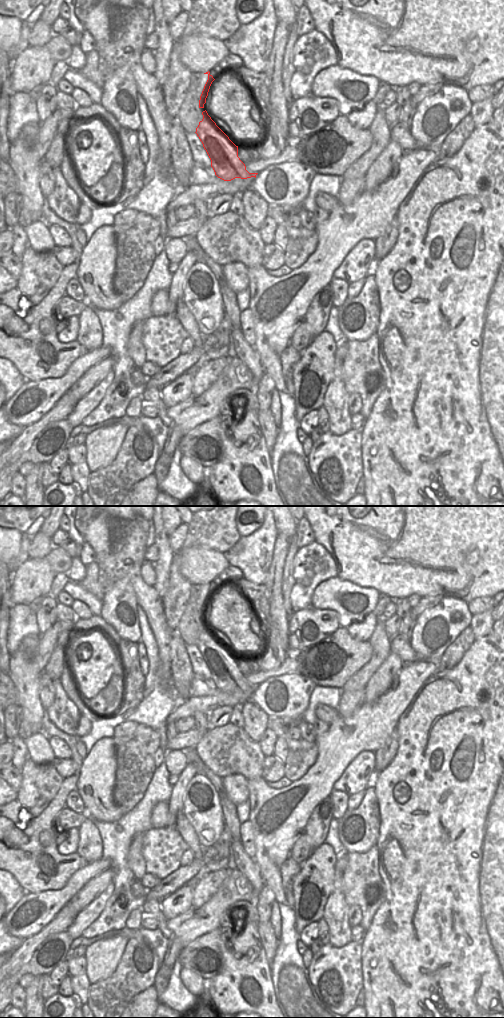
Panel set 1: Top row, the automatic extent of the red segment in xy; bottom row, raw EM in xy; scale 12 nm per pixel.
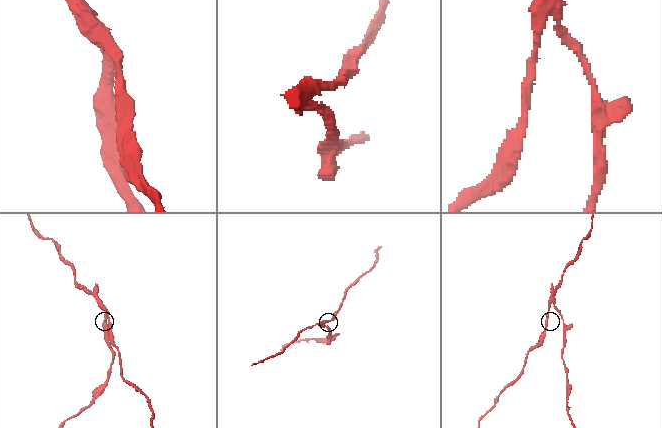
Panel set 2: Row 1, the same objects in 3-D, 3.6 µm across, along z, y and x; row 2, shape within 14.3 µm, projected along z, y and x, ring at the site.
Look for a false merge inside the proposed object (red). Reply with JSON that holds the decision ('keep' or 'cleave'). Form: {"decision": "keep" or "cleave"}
{"decision": "cleave"}

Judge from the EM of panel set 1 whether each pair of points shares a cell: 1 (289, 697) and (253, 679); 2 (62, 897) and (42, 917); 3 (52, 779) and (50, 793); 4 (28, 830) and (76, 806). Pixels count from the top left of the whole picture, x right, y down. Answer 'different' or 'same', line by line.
1: different
2: same
3: same
4: different

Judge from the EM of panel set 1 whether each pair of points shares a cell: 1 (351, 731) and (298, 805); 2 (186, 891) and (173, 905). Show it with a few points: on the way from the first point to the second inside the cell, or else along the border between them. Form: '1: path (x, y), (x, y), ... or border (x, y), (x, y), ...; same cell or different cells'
1: path (336, 749), (329, 767), (313, 787); same cell
2: path (184, 895), (177, 904); same cell

